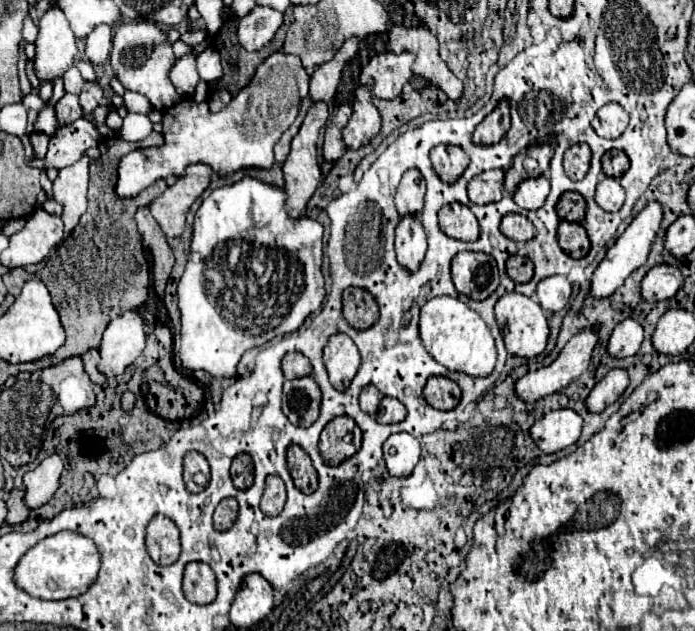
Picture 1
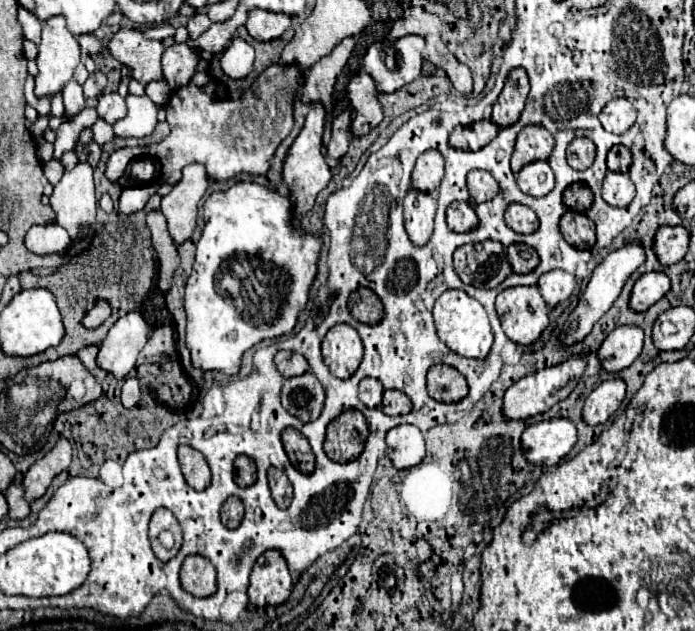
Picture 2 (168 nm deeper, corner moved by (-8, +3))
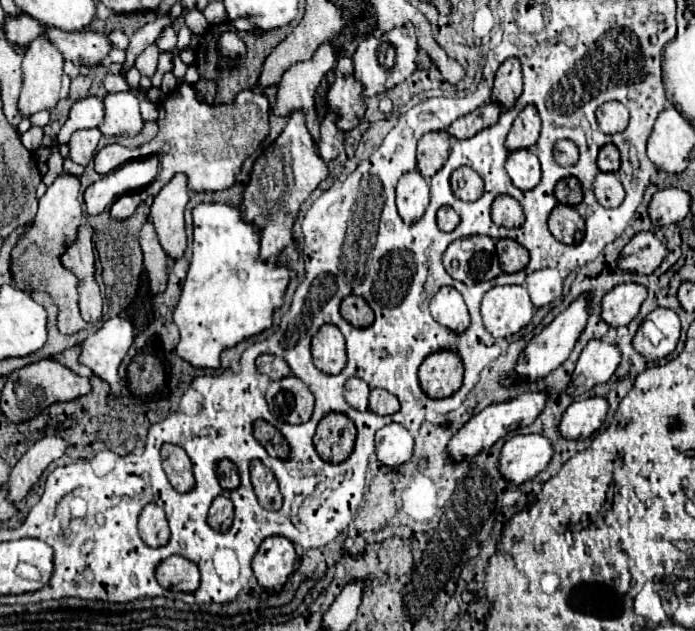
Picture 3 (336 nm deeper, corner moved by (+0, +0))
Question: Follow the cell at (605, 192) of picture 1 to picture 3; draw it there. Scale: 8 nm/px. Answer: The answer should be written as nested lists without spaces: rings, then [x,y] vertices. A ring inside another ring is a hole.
[[[615,172],[597,174],[597,178],[593,182],[593,188],[595,188],[597,202],[605,208],[617,208],[625,198],[623,184],[621,184],[621,180]]]

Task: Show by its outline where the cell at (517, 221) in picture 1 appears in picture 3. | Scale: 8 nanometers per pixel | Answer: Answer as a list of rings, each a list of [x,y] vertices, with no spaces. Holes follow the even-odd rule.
[[[497,196],[491,206],[491,218],[495,224],[505,228],[517,228],[523,224],[525,214],[521,204],[511,196]]]

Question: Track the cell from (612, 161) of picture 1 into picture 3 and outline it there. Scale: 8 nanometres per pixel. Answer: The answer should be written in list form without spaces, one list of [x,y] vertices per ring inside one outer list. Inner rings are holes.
[[[605,144],[599,150],[599,158],[597,158],[597,166],[601,172],[617,172],[619,170],[619,152],[613,144]]]

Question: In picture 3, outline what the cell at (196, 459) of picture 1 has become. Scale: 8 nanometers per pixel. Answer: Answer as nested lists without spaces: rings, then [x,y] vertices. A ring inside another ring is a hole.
[[[163,444],[161,460],[163,460],[165,474],[177,492],[189,492],[195,486],[191,460],[183,448],[175,444]]]

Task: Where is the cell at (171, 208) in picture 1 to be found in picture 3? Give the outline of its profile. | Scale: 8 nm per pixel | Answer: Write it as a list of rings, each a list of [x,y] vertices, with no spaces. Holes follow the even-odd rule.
[[[177,174],[167,182],[161,192],[155,196],[151,204],[149,220],[153,222],[159,242],[165,254],[173,260],[183,258],[185,252],[185,226],[183,226],[183,210],[189,202],[187,178]]]

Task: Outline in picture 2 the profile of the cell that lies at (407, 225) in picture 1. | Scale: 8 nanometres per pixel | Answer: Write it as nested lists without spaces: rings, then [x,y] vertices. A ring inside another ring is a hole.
[[[409,189],[403,201],[405,209],[405,229],[413,245],[421,247],[433,235],[433,217],[435,217],[435,201],[429,193],[419,193]]]

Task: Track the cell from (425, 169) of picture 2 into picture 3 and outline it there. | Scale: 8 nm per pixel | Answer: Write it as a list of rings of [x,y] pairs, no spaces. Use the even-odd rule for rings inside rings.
[[[427,132],[417,144],[417,170],[431,178],[449,158],[451,136],[449,132]]]

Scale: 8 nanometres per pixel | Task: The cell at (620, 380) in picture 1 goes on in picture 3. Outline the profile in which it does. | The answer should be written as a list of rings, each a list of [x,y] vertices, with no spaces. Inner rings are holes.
[[[583,398],[573,402],[561,418],[561,436],[569,436],[569,440],[587,440],[593,432],[599,430],[605,414],[605,398]]]

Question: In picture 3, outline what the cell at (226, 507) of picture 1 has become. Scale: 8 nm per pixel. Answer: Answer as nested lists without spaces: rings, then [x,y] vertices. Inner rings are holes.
[[[217,496],[209,508],[209,526],[217,532],[225,532],[233,522],[233,502],[227,496]]]

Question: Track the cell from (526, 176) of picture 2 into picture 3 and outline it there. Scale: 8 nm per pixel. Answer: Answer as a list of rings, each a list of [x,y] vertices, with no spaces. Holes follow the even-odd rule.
[[[521,148],[521,150],[513,150],[509,152],[507,156],[507,162],[505,162],[505,170],[509,174],[509,178],[513,180],[513,184],[521,190],[531,190],[539,184],[541,180],[541,166],[539,166],[539,160],[537,156],[527,150],[527,148]]]

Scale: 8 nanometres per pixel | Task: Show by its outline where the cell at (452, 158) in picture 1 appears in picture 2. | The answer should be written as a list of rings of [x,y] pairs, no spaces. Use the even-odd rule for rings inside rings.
[[[479,121],[475,125],[469,127],[455,127],[449,135],[449,145],[453,145],[453,149],[465,149],[465,151],[477,151],[481,147],[485,147],[495,135],[497,135],[499,127],[493,125],[491,121]]]

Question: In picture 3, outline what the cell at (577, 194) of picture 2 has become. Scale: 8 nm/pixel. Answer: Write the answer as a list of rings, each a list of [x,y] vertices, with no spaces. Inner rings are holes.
[[[567,176],[563,180],[557,182],[555,186],[555,198],[561,204],[569,204],[569,206],[577,206],[583,200],[583,192],[581,192],[581,184],[575,176]]]

